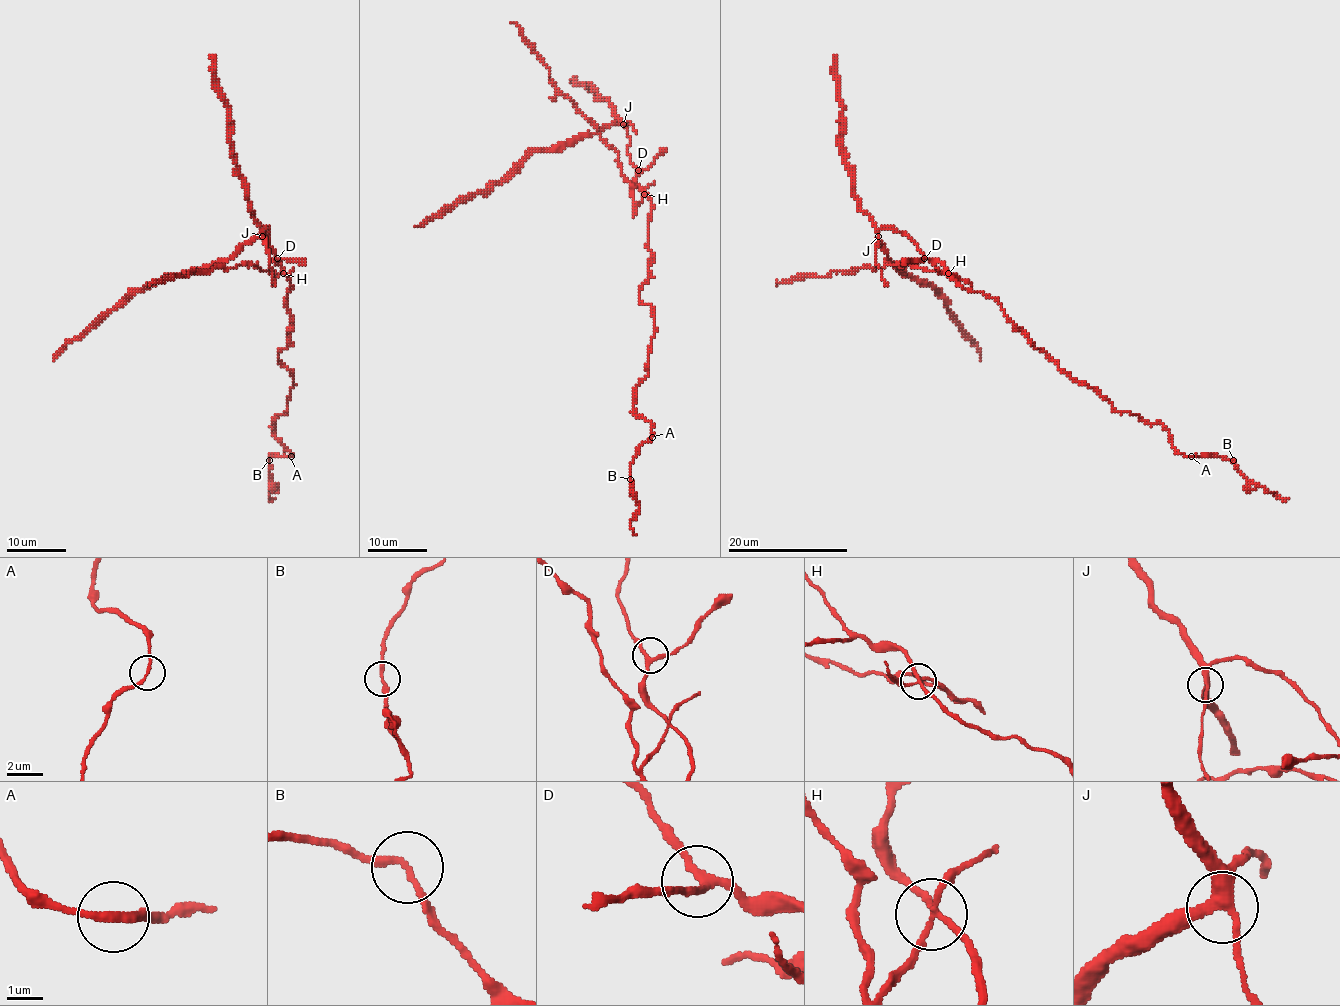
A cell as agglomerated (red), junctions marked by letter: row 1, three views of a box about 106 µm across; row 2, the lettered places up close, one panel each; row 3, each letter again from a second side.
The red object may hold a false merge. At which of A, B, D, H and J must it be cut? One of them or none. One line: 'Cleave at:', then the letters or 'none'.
Cleave at: H

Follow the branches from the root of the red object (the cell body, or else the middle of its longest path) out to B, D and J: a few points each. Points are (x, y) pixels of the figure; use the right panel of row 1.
B: (987, 297), (999, 303), (1038, 349), (1074, 379), (1095, 388), (1116, 411), (1161, 423), (1179, 453), (1232, 460)
D: (987, 297), (965, 289), (939, 261), (924, 258)
J: (987, 297), (965, 289), (939, 261), (930, 261), (903, 233), (882, 227), (878, 236)

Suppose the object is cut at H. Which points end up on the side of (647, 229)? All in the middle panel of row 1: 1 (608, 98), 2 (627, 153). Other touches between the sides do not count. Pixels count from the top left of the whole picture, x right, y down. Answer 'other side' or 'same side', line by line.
1: same side
2: same side

